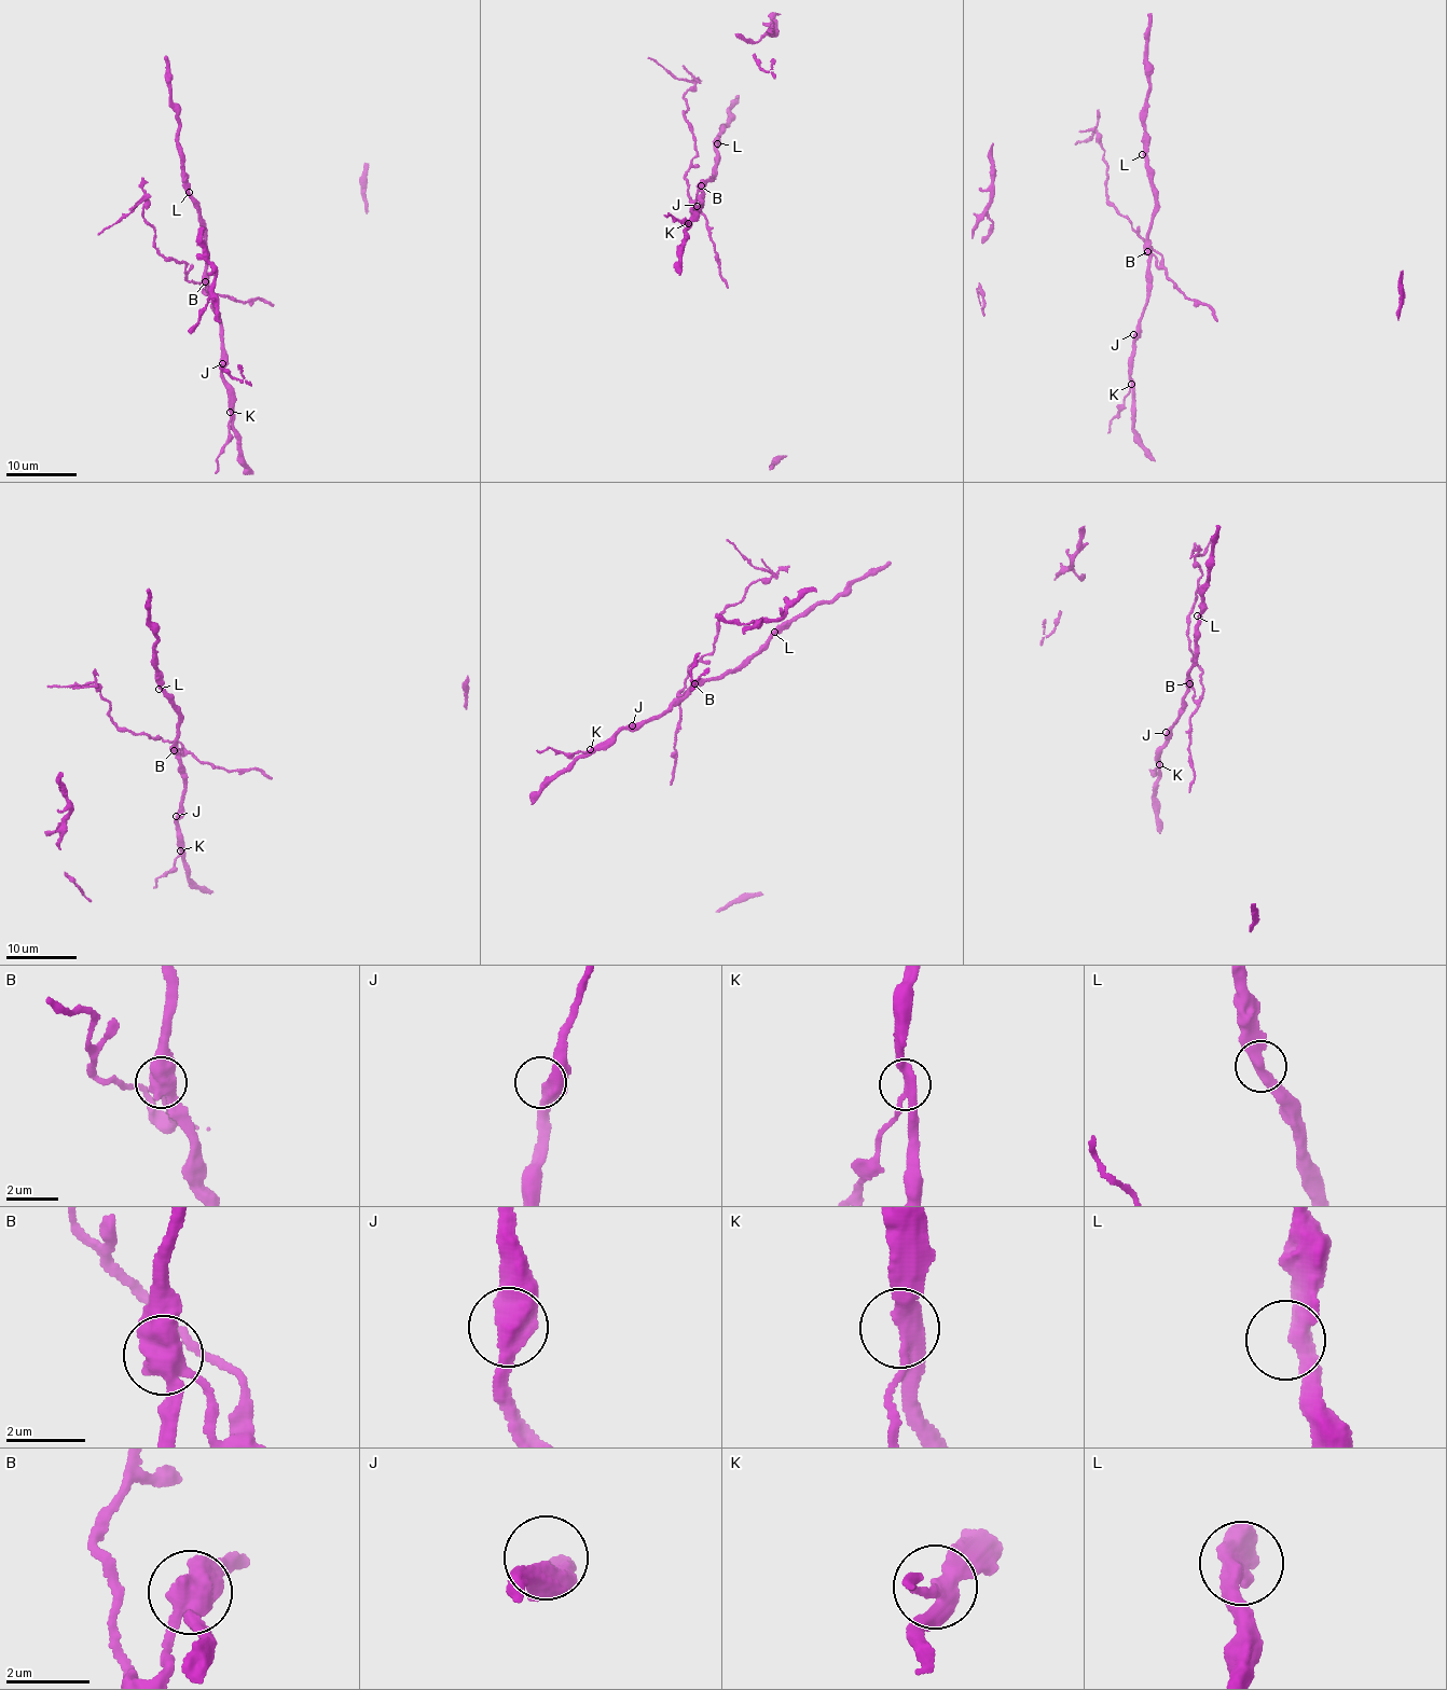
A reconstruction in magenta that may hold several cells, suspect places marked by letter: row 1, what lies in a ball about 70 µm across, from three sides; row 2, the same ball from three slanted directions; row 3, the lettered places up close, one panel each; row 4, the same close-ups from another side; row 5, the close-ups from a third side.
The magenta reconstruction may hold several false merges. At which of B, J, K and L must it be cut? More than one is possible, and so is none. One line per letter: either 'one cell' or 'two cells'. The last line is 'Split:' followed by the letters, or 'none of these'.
B: two cells
J: one cell
K: two cells
L: one cell
Split: B, K

